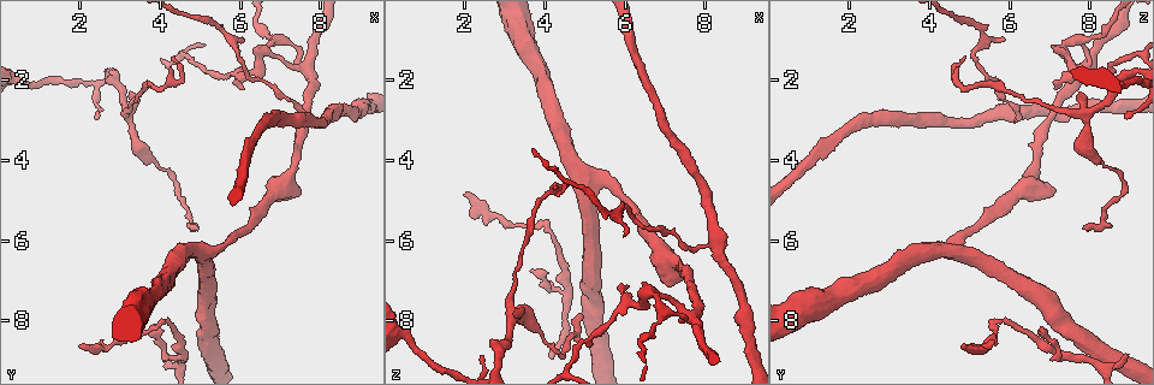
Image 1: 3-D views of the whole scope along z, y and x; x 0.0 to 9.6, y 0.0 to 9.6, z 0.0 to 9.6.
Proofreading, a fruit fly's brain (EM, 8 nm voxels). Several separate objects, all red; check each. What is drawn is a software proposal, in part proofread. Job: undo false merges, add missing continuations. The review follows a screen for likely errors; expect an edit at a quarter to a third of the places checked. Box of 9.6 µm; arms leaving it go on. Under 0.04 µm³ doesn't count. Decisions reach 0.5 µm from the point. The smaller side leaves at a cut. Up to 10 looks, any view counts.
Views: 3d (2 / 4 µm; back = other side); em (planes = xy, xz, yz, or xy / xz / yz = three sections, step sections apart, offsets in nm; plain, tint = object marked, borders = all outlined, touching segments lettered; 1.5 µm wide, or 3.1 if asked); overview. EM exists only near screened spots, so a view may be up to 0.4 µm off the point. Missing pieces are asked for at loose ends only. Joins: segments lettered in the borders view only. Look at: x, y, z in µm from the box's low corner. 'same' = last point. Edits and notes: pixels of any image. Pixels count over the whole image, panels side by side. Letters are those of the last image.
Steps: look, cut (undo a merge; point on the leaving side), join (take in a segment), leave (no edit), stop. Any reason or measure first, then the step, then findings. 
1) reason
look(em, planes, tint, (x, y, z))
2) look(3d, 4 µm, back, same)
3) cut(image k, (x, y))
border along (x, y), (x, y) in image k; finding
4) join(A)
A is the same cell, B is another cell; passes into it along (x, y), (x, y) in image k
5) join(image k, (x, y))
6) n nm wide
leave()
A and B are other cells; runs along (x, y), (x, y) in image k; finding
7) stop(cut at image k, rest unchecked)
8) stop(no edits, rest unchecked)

look(em, planes, tint, (2.05, 8.60, 4.85))

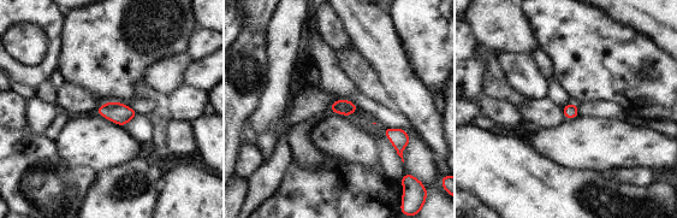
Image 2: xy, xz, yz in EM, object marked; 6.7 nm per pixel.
see the neighbours
look(em, planes, borders, same)

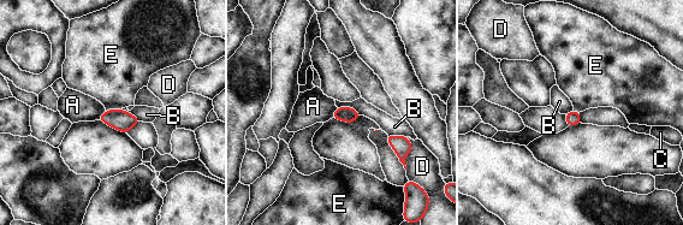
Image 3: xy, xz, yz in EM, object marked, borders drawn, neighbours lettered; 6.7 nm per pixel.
leave()
A, B, C, D and E are other cells; border along (120, 108), (106, 111) in image 3; no lettered segment goes on from it

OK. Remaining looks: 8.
thin end
look(3d, 2 µm, (5.95, 0.95, 5.90))

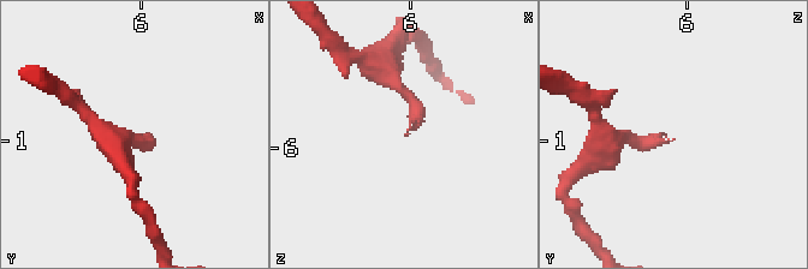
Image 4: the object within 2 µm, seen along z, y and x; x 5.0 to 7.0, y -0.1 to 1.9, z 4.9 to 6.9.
look(em, planes, borders, (5.96, 0.98, 5.88))

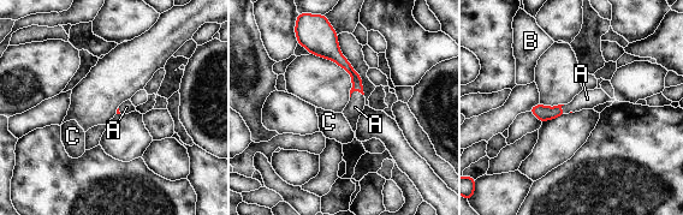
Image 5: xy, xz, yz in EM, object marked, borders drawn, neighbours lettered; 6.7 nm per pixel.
join(A)
A is the same cell, B and C are other cells; it goes on there

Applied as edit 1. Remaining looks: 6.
look(overview)

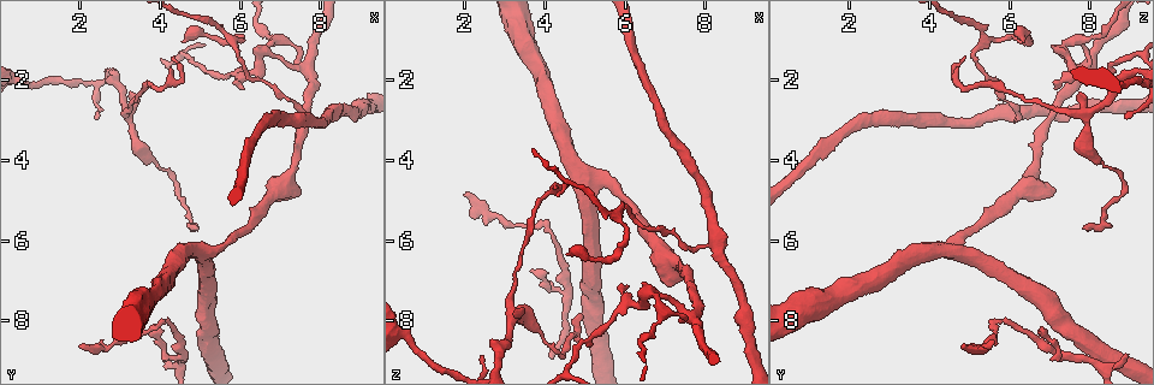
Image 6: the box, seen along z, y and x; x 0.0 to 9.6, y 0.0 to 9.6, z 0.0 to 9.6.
free end
look(em, yz, step 4, tint, (6.05, 2.25, 7.20))

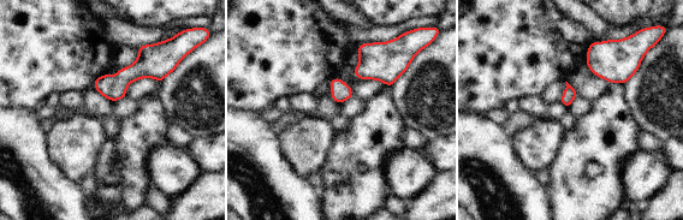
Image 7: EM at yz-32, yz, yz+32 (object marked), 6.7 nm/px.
look(em, planes, borders, same)

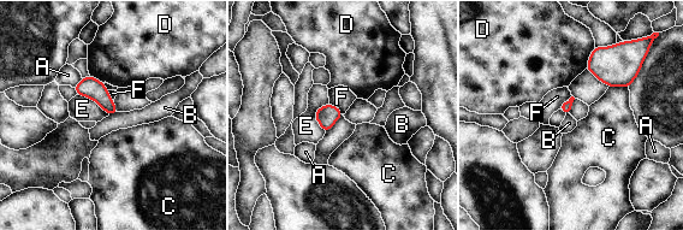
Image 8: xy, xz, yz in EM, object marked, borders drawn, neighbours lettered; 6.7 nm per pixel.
E touches over 200 nm
leave()
A, B, C, D, E and F are other cells; no lettered segment goes on from it

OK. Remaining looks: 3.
thin end
look(em, yz, step 8, borders, (4.10, 8.75, 8.90))

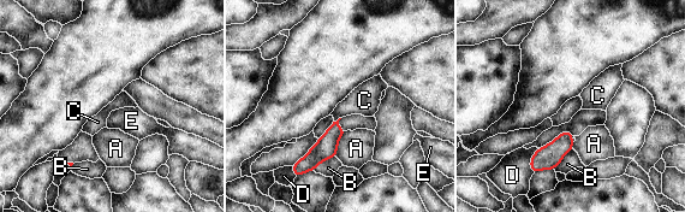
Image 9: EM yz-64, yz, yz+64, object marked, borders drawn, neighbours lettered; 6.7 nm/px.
join(E)
E is the same cell, A, B, C and D are other cells; the neuron continues

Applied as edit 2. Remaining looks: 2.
stop(join at image 5, join at image 9, rest unchecked)

